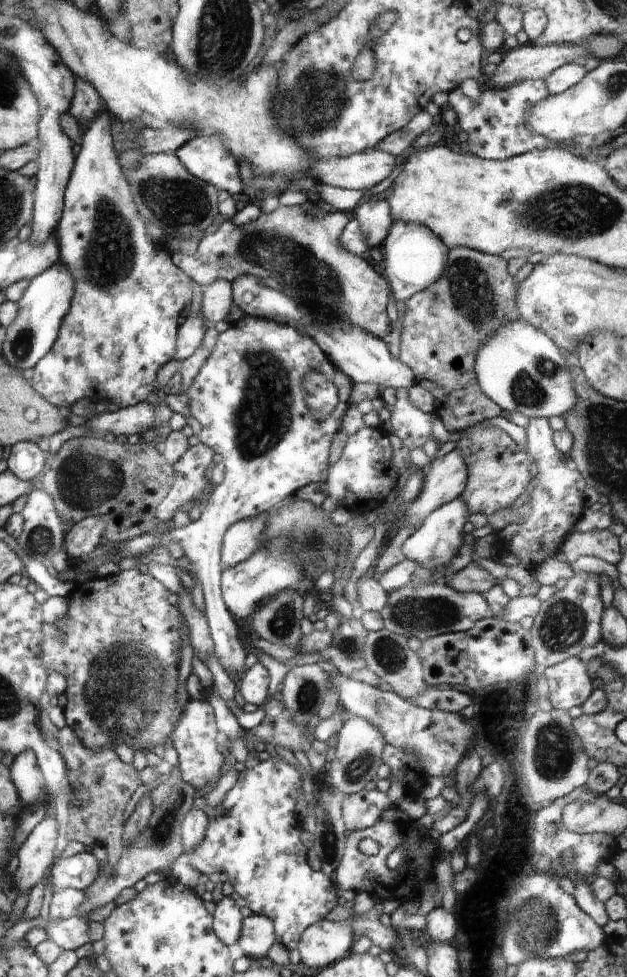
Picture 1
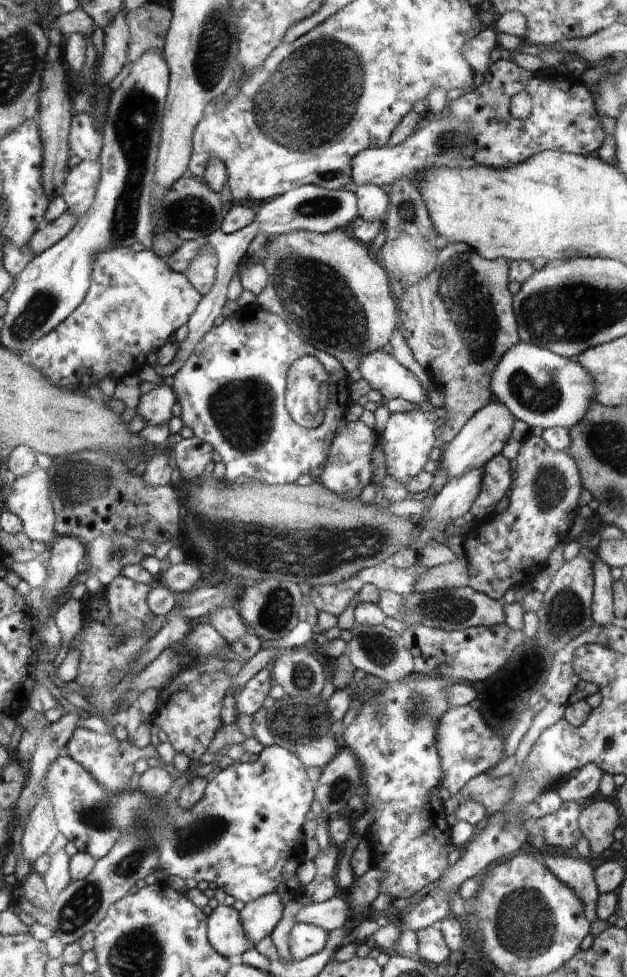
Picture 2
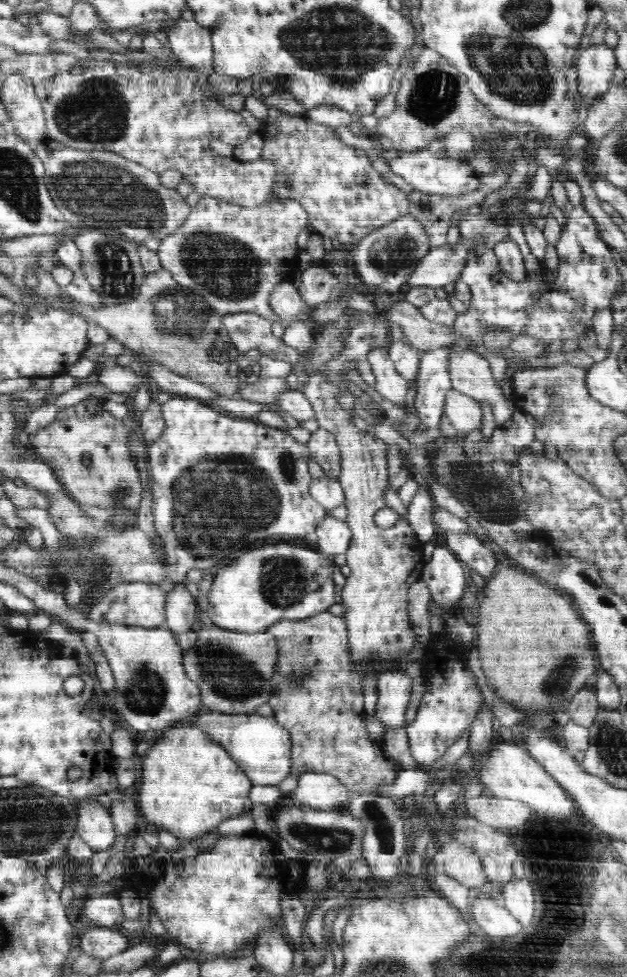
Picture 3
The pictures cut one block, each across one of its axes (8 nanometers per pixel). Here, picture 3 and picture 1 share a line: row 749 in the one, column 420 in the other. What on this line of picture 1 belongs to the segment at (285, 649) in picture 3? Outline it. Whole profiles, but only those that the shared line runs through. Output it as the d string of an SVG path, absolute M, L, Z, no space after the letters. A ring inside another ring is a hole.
M455 246L448 249L448 260L442 276L420 292L406 300L406 310L402 318L400 339L400 362L414 374L415 382L423 386L434 399L433 414L442 420L450 432L464 431L479 422L498 417L501 408L492 402L478 384L474 360L480 346L490 342L490 338L504 326L519 319L516 304L517 280L508 272L508 264L500 255L483 253L468 247Z

